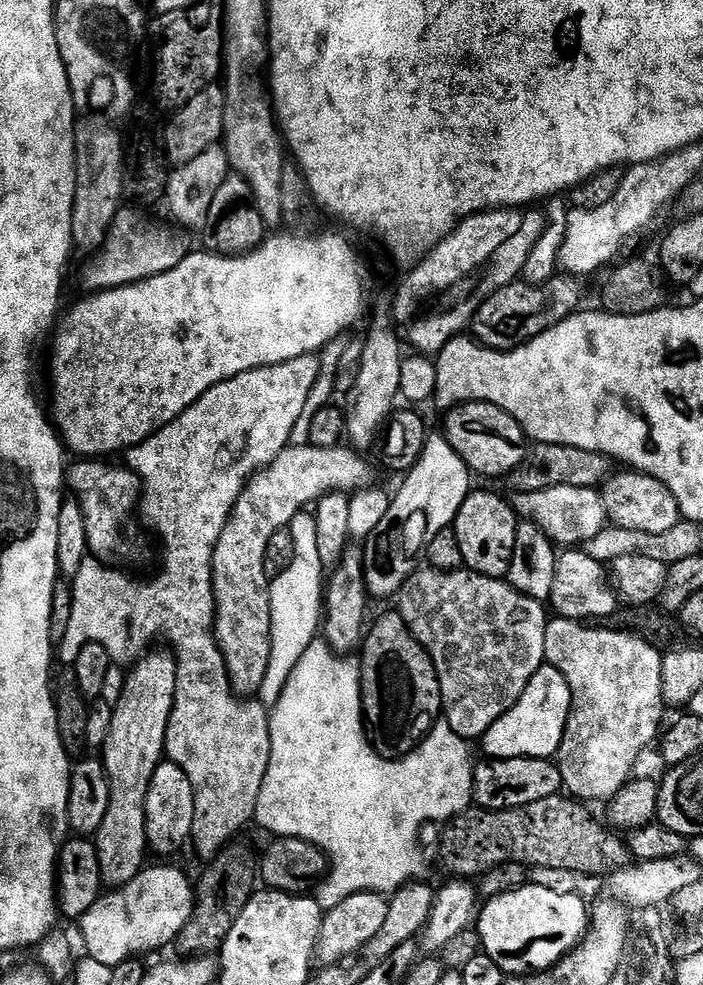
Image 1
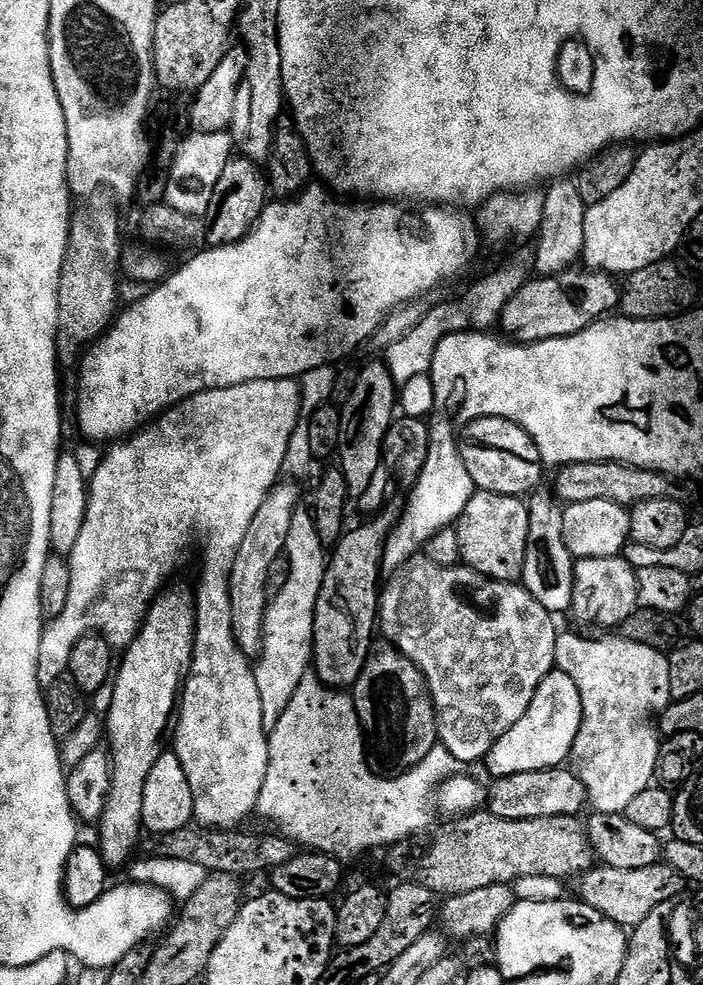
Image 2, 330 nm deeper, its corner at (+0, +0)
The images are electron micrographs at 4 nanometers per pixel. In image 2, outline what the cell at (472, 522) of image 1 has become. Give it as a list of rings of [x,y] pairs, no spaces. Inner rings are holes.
[[[477,490],[454,525],[461,544],[461,561],[481,576],[501,582],[519,581],[527,548],[527,516],[528,506],[521,497]]]

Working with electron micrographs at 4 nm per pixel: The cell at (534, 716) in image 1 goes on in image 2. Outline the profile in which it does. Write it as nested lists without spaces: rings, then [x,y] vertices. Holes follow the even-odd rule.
[[[553,670],[538,686],[526,714],[498,738],[487,756],[486,764],[496,771],[497,777],[548,768],[548,760],[561,760],[560,756],[566,761],[569,759],[564,748],[569,748],[568,740],[573,740],[572,732],[580,732],[576,728],[576,720],[584,722],[584,715],[580,712],[580,699],[576,700],[578,686],[572,688],[573,682],[574,678],[570,678],[570,674]]]

